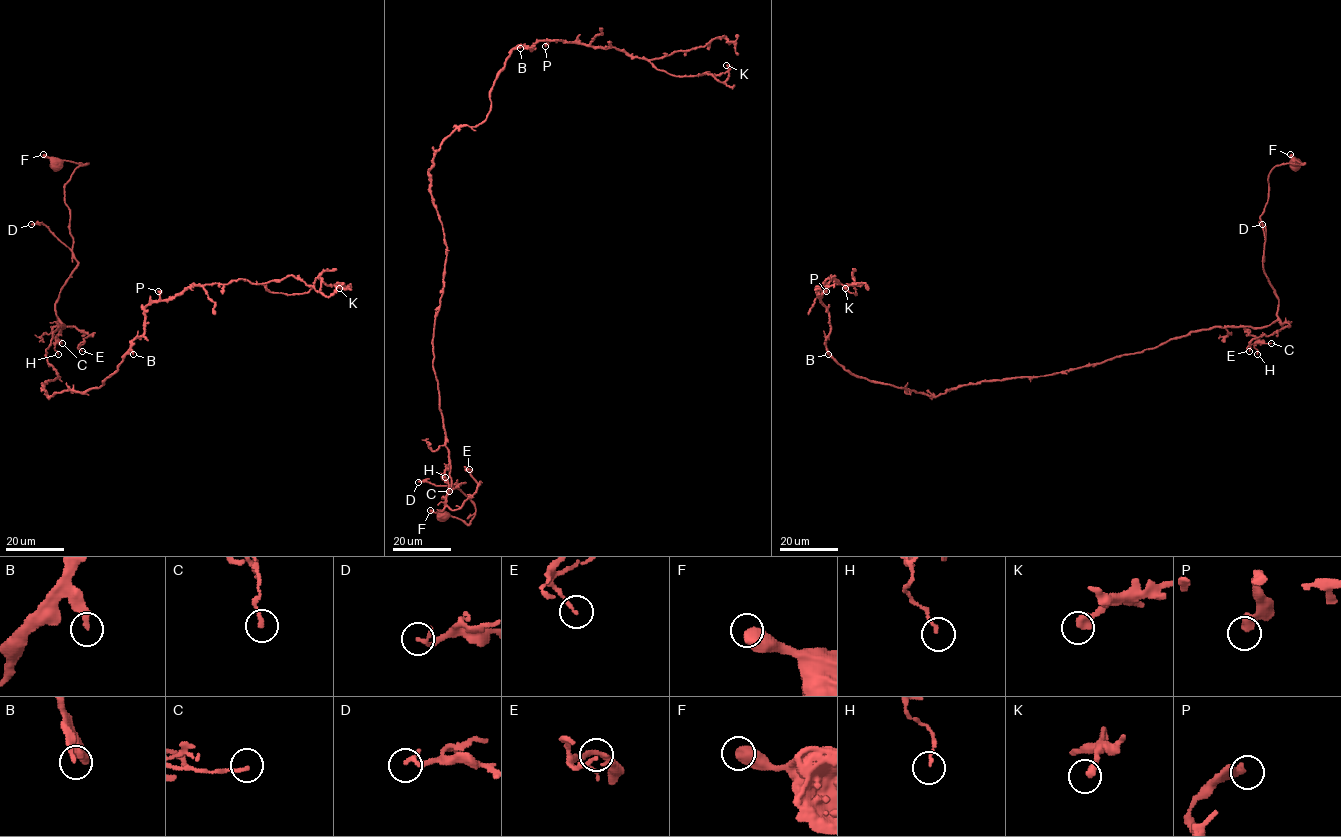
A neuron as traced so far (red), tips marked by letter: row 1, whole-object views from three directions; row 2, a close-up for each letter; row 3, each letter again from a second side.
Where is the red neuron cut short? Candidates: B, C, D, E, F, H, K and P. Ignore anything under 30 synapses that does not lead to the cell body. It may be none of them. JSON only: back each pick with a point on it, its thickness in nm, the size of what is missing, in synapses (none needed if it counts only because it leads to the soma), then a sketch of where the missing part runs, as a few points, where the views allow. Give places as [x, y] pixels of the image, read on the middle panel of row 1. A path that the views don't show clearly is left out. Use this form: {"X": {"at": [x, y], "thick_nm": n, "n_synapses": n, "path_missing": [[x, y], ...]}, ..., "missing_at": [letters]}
{"missing_at": []}

